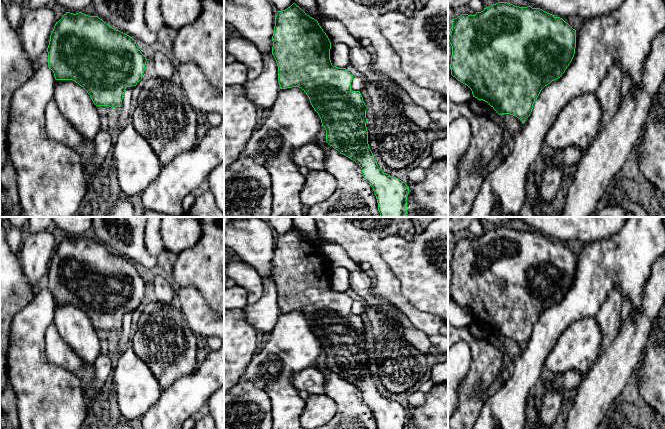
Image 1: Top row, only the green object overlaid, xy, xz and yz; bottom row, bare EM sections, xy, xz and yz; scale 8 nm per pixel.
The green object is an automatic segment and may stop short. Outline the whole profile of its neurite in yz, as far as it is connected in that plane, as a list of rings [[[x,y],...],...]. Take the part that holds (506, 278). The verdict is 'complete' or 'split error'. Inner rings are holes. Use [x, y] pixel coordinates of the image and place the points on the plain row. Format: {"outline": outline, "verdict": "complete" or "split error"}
{"outline": [[[498,226],[484,232],[483,235],[477,236],[475,239],[462,238],[457,242],[452,243],[452,245],[452,255],[448,259],[448,265],[452,270],[450,288],[451,299],[461,307],[467,309],[471,313],[473,321],[487,326],[499,339],[510,338],[517,341],[522,346],[526,345],[530,340],[533,333],[533,328],[539,320],[541,314],[552,305],[557,304],[562,300],[575,278],[576,254],[562,242],[555,241],[554,239],[547,237],[540,232],[532,232],[531,230],[519,231],[507,226]]], "verdict": "complete"}

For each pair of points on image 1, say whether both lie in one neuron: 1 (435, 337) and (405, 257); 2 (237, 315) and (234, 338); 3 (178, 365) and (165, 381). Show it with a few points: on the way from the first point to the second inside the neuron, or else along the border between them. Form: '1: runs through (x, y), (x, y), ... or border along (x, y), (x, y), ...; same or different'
1: border along (406, 299), (418, 309), (437, 316); different
2: runs through (234, 321), (234, 332); same
3: runs through (174, 369), (166, 377); same

